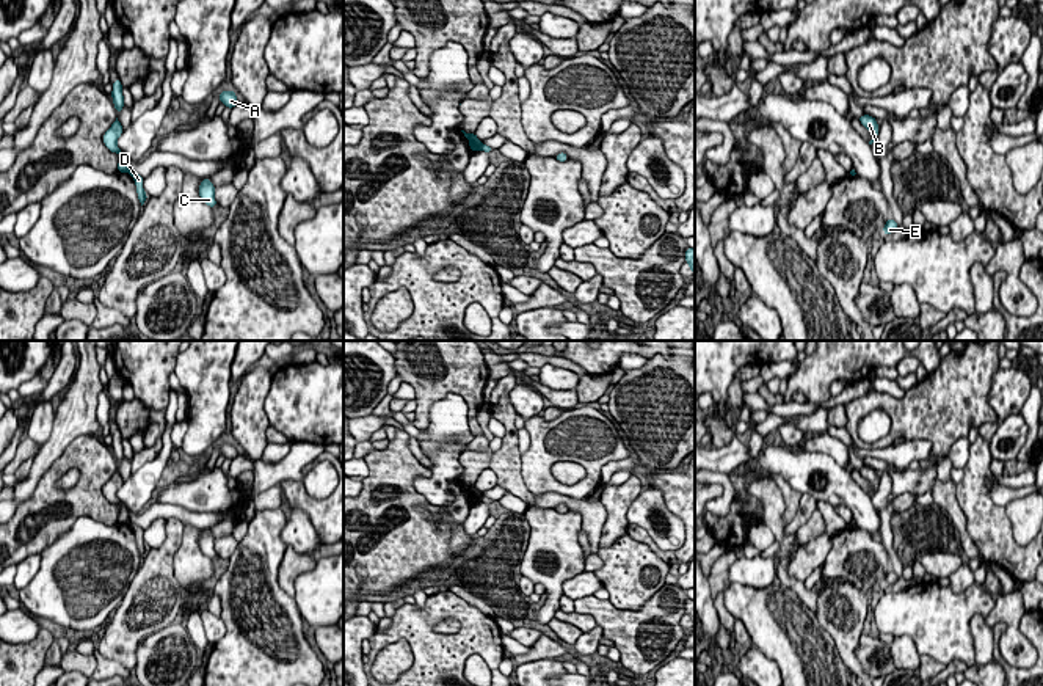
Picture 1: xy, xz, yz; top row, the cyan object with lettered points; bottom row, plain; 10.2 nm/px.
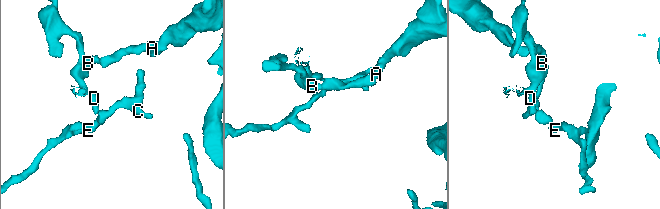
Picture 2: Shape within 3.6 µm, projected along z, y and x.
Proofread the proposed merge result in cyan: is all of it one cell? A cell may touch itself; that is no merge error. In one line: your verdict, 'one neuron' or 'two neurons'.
two neurons

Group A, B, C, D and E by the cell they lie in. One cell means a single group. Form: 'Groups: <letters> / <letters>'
Groups: A B / C D E

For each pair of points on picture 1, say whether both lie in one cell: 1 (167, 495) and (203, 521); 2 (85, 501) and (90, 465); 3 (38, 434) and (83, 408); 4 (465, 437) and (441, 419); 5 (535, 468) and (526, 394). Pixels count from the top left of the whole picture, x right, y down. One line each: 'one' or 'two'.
1: two
2: one
3: two
4: one
5: two

